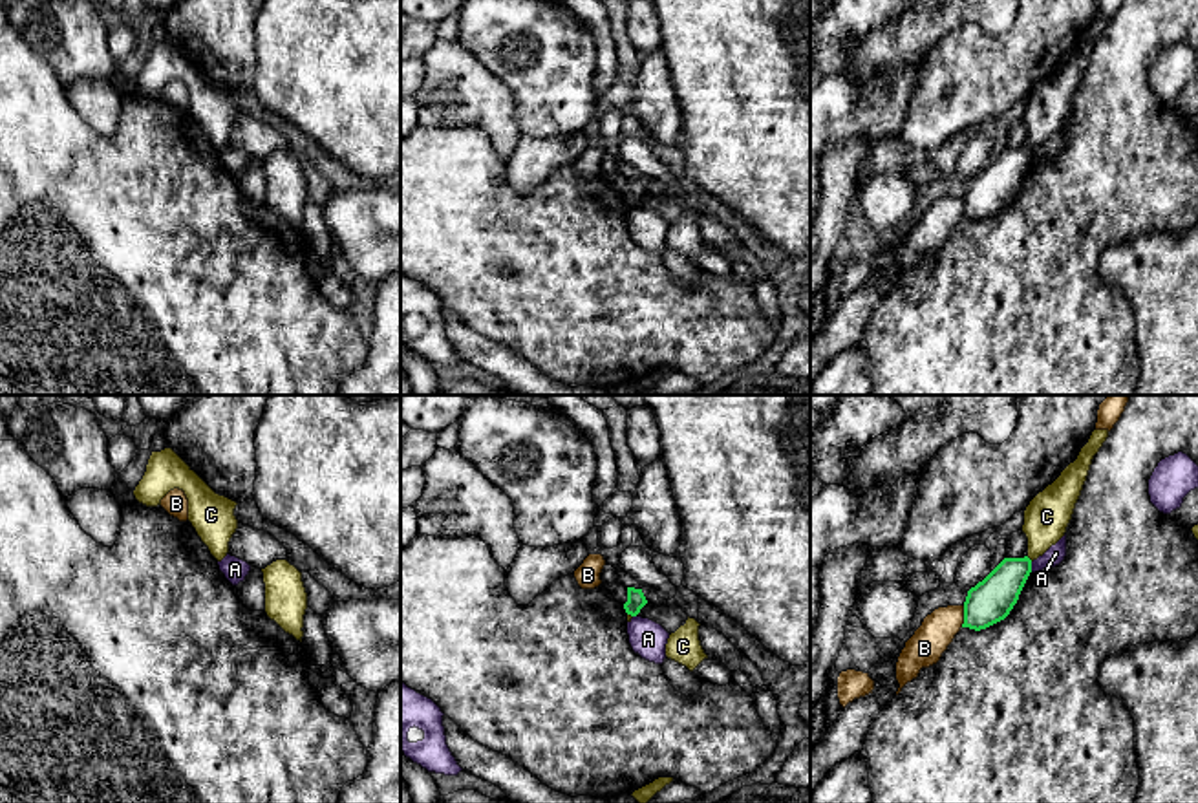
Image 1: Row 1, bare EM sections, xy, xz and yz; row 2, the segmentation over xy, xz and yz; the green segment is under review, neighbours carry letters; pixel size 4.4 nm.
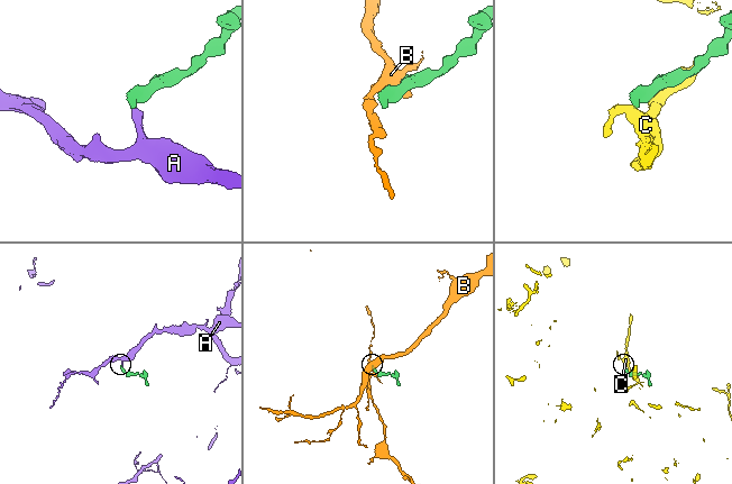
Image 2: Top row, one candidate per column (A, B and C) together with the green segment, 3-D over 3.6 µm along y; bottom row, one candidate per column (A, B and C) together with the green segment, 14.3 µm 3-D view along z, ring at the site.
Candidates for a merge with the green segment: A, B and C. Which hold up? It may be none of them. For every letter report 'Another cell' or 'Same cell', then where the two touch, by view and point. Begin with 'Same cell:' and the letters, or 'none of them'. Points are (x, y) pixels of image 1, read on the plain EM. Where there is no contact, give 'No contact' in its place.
Same cell: none of them
A: Another cell. Touches green at yz (1030, 158)
B: Another cell. Touches green at yz (964, 207)
C: Another cell. Touches green at yz (1028, 149)

